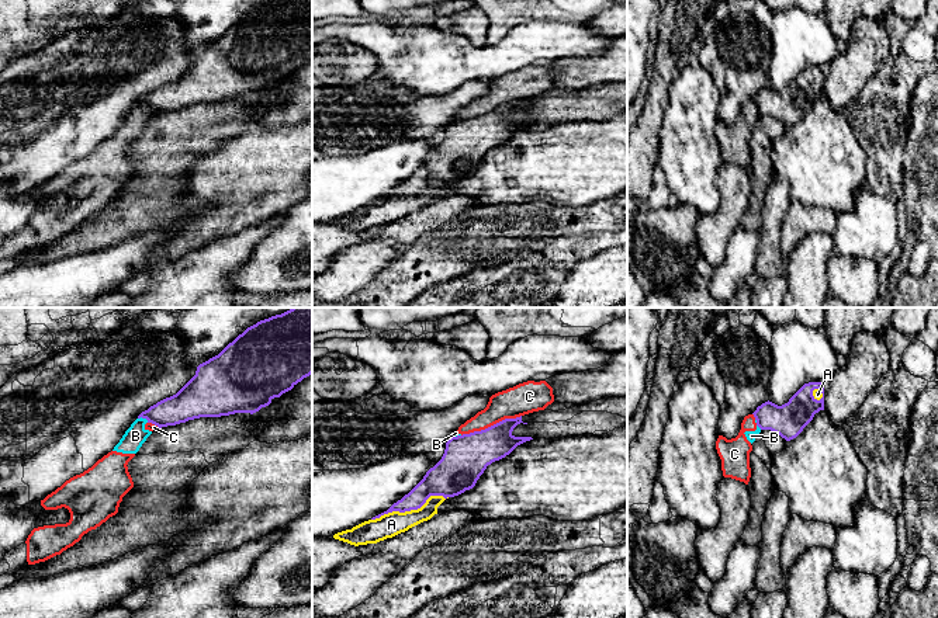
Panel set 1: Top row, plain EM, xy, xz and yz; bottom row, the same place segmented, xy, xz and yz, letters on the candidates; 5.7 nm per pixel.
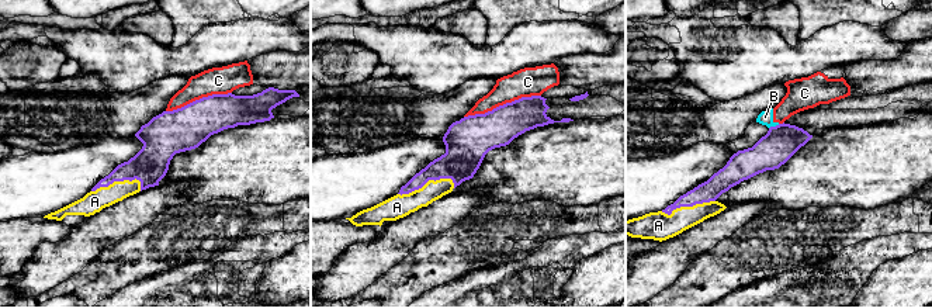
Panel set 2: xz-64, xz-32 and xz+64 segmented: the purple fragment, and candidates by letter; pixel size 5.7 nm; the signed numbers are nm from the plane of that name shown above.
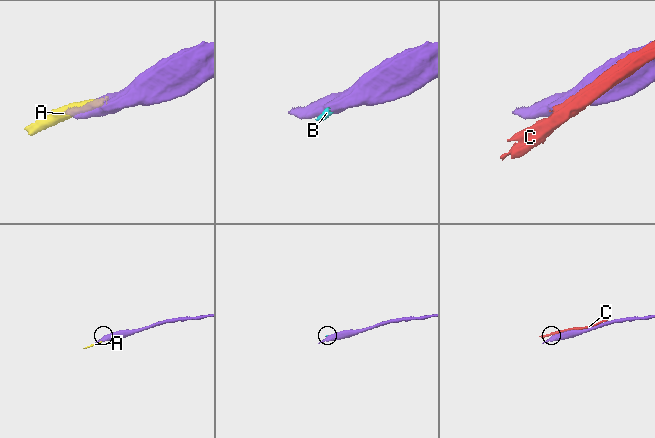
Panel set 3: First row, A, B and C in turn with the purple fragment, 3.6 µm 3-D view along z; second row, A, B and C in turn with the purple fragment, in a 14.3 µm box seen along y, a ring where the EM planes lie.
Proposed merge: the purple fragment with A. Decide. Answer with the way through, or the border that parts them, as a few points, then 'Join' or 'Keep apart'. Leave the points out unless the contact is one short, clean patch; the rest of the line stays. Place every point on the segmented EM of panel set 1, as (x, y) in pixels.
Join

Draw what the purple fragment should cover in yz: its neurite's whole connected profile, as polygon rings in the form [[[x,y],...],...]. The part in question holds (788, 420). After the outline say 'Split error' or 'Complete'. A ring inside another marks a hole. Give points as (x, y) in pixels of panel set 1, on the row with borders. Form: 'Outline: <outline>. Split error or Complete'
Outline: [[[804,383],[788,403],[778,406],[765,402],[752,413],[761,430],[771,430],[786,441],[796,438],[824,410],[824,383]]]. Split error

